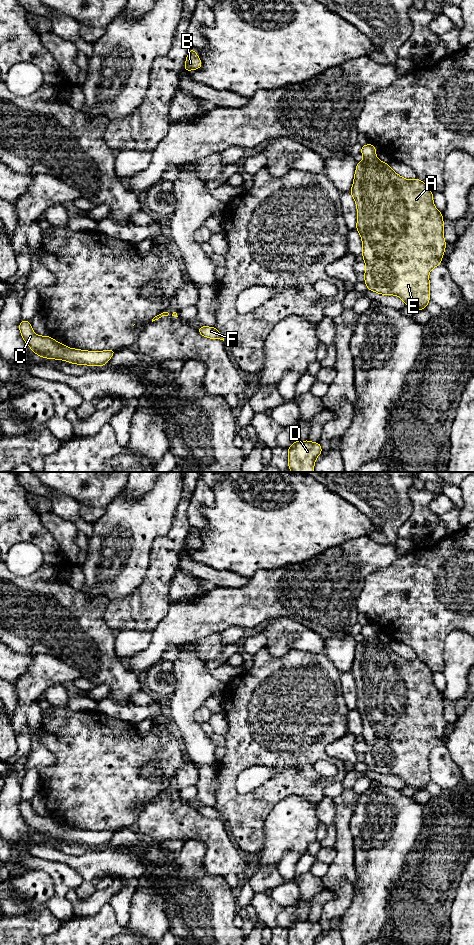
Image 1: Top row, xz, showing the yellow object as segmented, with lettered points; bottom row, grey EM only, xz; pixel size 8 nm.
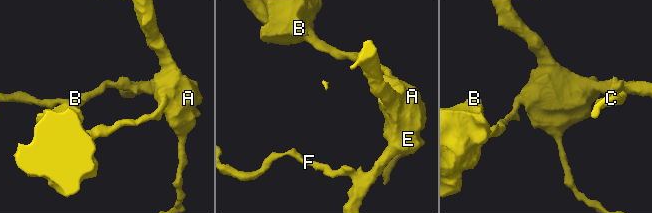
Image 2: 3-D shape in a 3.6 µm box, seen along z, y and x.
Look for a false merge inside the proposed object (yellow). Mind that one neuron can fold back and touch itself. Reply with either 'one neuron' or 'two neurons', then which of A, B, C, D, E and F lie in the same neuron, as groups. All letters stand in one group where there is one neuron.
two neurons; A C D E F / B

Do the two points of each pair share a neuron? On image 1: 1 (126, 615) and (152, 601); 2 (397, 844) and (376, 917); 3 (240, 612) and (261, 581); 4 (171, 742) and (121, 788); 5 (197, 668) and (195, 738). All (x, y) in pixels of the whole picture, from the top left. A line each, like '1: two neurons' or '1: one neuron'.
1: one neuron
2: one neuron
3: one neuron
4: one neuron
5: one neuron

